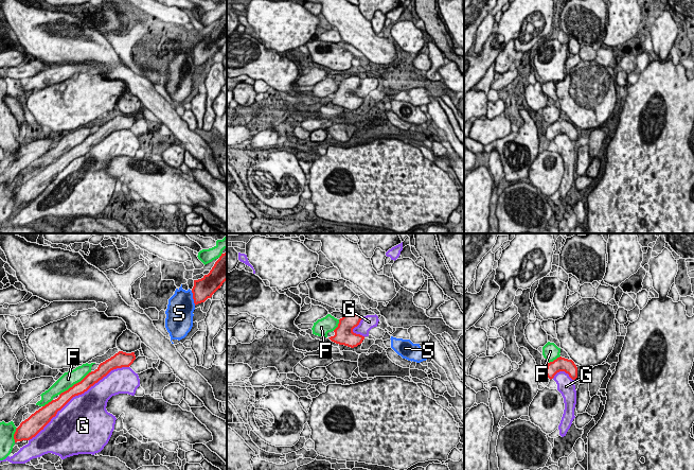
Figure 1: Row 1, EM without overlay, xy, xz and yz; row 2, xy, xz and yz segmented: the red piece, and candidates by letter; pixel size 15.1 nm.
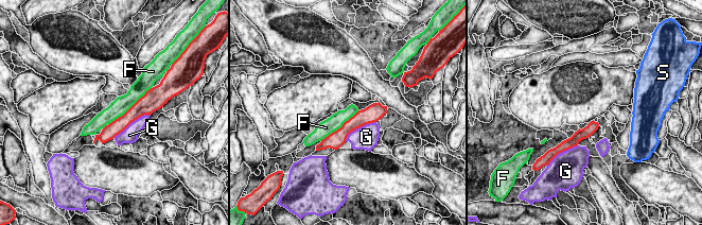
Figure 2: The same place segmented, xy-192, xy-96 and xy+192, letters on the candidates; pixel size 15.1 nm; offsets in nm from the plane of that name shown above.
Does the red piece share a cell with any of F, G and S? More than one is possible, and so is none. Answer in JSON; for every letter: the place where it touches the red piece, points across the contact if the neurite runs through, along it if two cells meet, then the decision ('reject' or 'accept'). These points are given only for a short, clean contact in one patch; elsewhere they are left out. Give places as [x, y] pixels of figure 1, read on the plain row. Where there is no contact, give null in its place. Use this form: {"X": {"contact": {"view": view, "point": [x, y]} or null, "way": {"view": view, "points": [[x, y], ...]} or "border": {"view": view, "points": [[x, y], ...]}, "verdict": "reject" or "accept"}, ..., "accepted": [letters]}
{"F": {"contact": {"view": "xy", "point": [76, 145]}, "verdict": "accept"}, "G": {"contact": {"view": "xy", "point": [77, 157]}, "verdict": "reject"}, "S": {"contact": {"view": "xy", "point": [193, 61]}, "verdict": "reject"}, "accepted": ["F"]}

